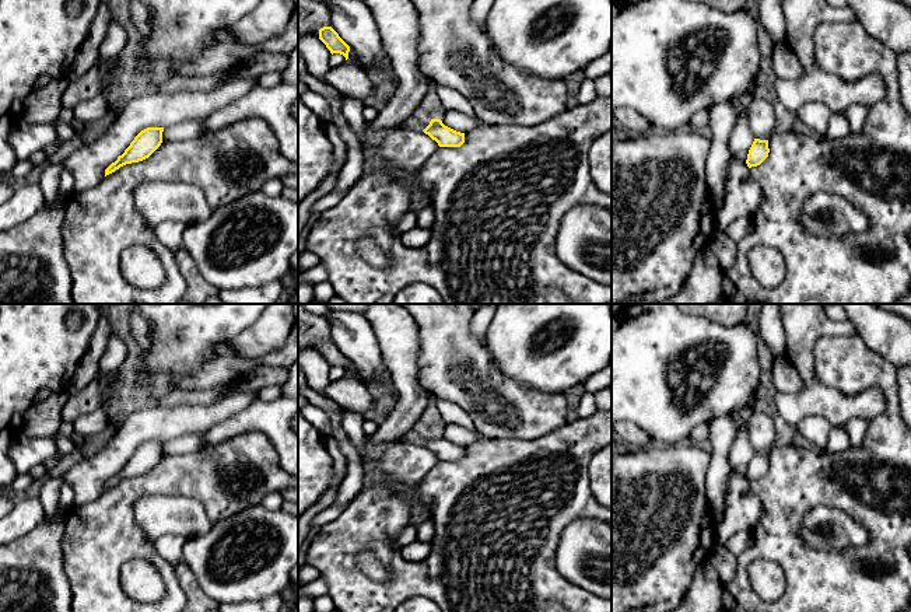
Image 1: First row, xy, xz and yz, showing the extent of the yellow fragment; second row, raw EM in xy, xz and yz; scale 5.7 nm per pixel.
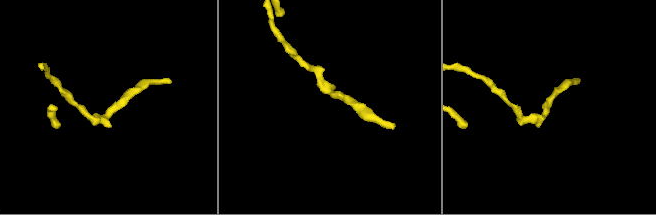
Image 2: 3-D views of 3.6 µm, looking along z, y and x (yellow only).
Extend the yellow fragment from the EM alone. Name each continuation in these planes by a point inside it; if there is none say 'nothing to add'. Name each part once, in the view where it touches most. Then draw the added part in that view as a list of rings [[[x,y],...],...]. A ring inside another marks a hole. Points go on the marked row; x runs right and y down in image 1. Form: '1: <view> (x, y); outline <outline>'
nothing to add

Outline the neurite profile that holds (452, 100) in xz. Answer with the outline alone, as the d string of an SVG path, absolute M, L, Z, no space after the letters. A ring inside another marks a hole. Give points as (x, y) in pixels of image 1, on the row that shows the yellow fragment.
M445 87L441 88L444 111L452 109L476 118L474 109L469 99L459 91Z

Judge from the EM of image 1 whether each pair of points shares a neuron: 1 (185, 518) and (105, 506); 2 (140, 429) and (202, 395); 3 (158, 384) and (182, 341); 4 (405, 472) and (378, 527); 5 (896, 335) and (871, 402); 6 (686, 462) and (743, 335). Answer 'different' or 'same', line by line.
1: different
2: different
3: same
4: different
5: different
6: different

